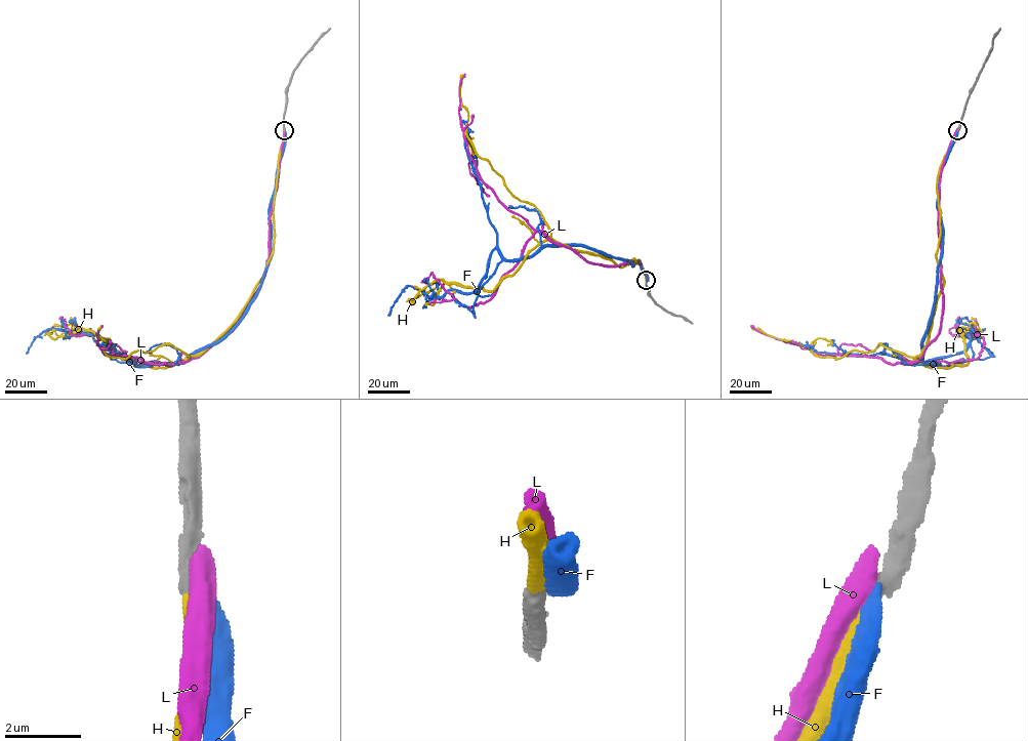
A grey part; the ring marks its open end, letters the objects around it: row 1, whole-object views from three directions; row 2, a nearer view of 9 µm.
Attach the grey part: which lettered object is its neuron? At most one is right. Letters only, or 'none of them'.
H

